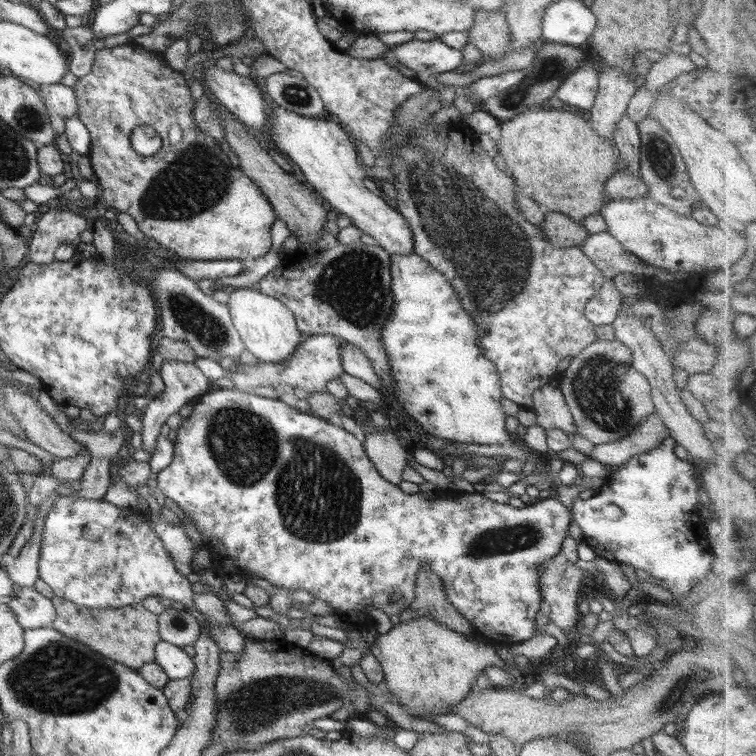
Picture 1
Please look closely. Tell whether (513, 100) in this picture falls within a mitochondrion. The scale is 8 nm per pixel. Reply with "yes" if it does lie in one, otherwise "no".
yes

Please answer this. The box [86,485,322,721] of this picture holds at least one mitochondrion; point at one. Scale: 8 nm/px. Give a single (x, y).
(178, 622)

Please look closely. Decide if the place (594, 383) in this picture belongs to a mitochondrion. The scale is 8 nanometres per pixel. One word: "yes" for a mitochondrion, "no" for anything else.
yes

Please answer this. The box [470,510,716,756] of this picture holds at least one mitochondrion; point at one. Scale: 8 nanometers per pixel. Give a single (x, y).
(673, 693)

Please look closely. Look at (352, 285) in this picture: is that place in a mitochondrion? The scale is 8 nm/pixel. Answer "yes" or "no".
yes

